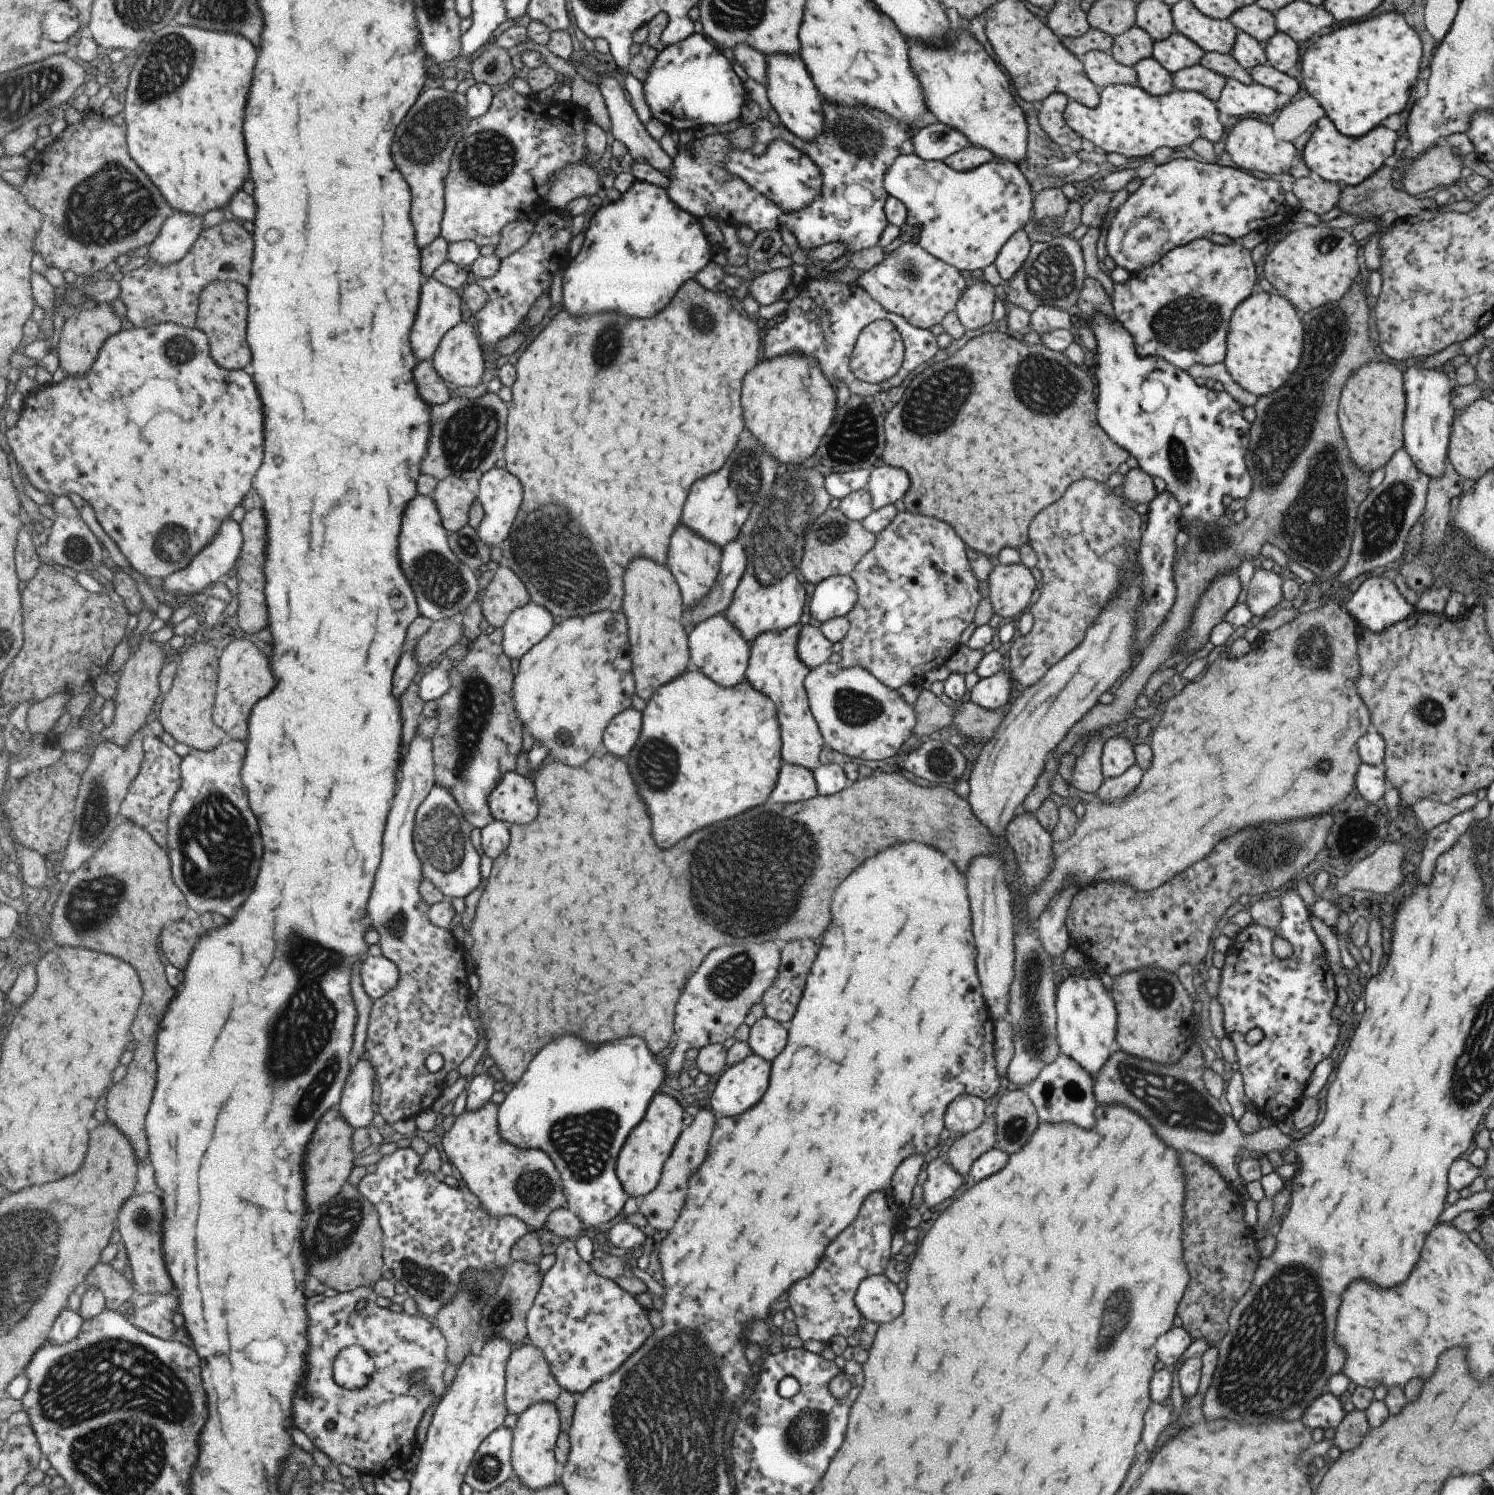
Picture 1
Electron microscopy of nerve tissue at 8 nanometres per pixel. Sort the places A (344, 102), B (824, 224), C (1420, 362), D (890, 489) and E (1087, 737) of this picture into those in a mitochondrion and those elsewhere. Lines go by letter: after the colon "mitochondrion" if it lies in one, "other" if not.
A: other
B: other
C: other
D: other
E: other

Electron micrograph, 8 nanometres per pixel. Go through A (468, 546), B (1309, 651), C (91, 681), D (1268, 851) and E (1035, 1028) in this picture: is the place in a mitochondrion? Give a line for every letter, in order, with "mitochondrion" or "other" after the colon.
A: mitochondrion
B: mitochondrion
C: other
D: mitochondrion
E: mitochondrion

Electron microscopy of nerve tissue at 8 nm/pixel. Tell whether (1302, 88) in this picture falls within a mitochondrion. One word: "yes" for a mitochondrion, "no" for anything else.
no

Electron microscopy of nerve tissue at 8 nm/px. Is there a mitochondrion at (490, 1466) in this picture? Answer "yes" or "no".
yes

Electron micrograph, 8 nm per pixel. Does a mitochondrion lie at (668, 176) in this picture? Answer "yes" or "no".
no

